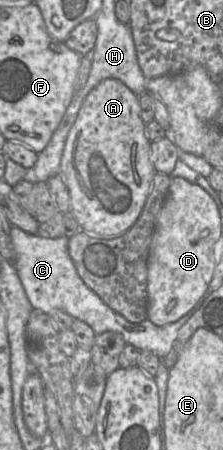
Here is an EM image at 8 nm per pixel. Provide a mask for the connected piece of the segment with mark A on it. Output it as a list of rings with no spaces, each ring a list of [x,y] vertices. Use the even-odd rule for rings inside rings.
[[[107,78],[85,97],[64,145],[59,175],[70,194],[70,211],[81,231],[114,238],[129,230],[139,218],[150,193],[156,171],[150,160],[150,143],[140,116],[139,96],[123,82]]]

